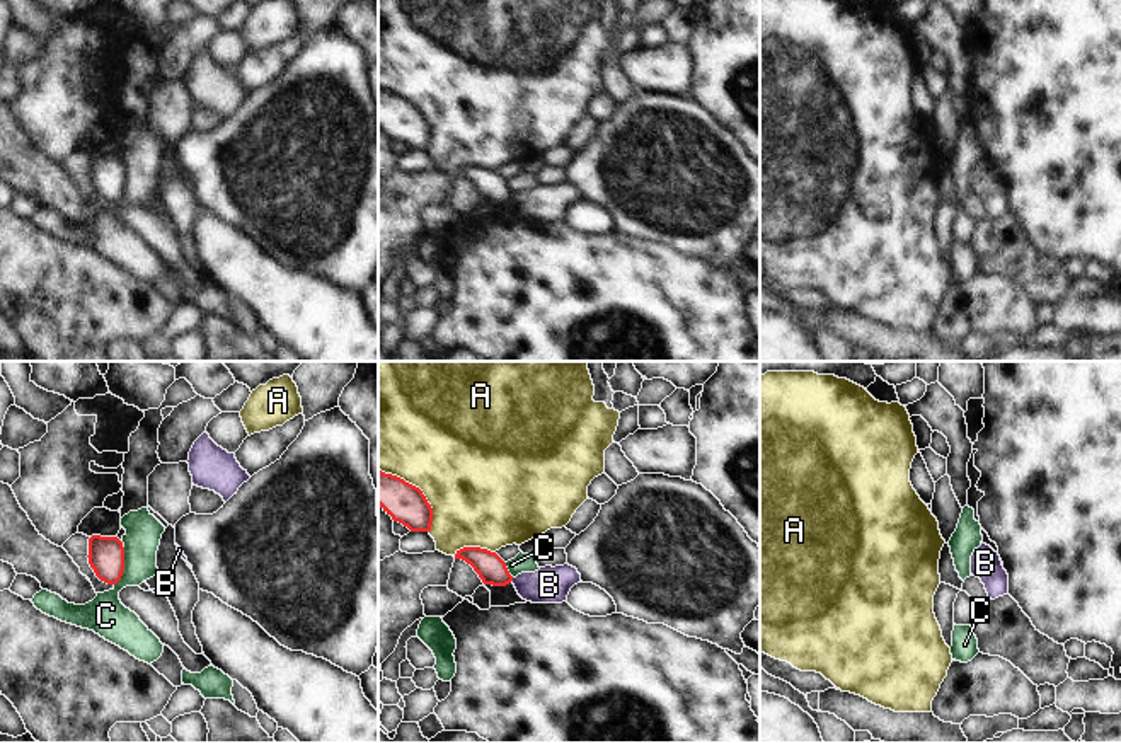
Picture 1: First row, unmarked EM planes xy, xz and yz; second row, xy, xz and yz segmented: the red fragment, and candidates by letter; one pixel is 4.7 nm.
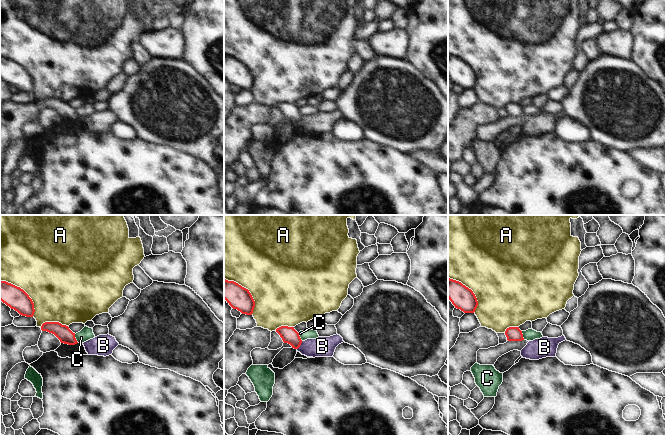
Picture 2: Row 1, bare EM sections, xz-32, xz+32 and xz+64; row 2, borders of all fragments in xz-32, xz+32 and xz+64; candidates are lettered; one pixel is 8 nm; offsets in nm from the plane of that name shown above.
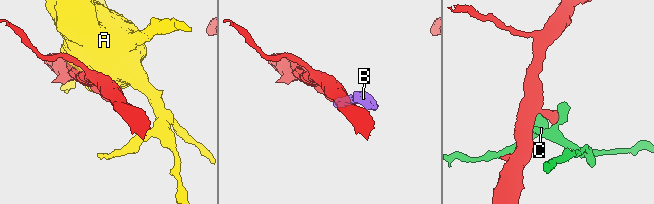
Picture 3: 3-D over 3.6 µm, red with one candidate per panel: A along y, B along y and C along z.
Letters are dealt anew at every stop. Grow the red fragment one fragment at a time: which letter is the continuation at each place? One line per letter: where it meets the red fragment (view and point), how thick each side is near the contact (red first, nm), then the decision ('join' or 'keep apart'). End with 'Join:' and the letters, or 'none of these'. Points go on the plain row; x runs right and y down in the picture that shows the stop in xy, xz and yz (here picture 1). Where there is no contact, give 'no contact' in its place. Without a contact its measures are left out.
A: xz (419, 108) | 190/500 nm | keep apart
B: xz (511, 198) | 140/180 nm | keep apart
C: xy (123, 184) | 180/190 nm | keep apart
Join: none of these

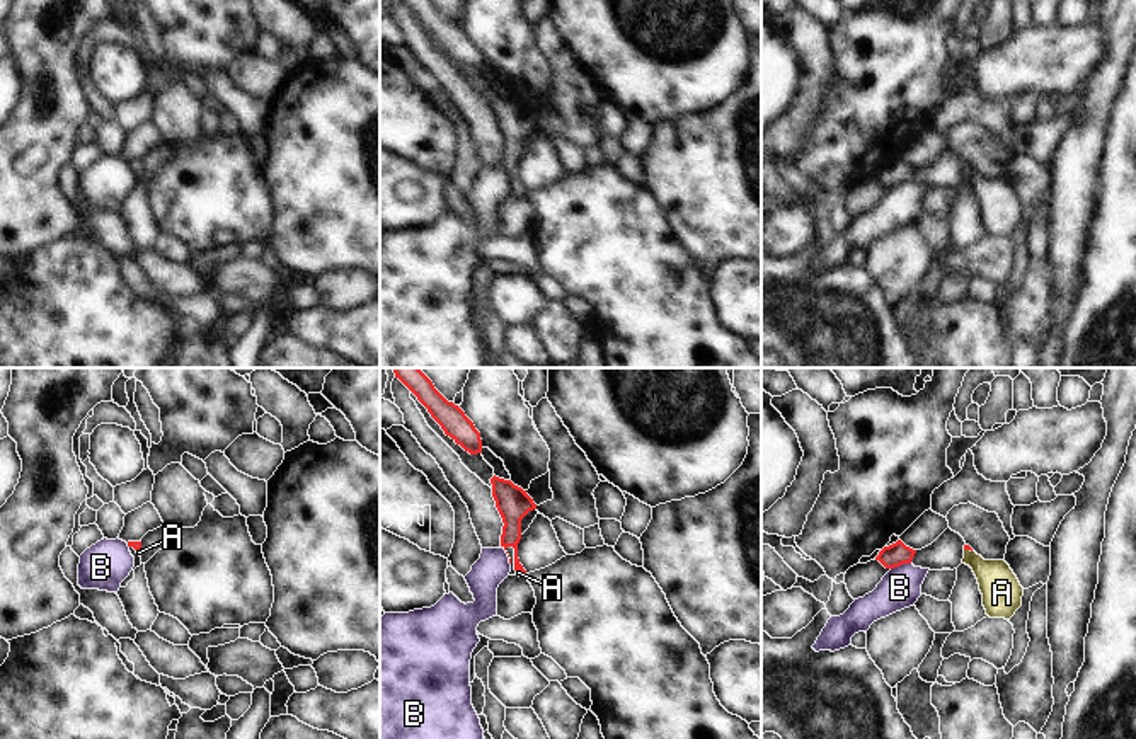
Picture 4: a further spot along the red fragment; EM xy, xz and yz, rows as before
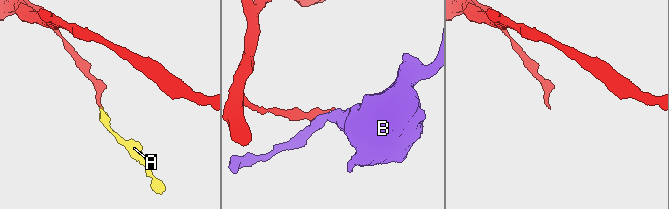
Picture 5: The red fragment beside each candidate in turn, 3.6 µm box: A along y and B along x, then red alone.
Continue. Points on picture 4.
A: yz (968, 167) | 30/190 nm | join
B: yz (900, 183) | 110/190 nm | keep apart
Join: A

